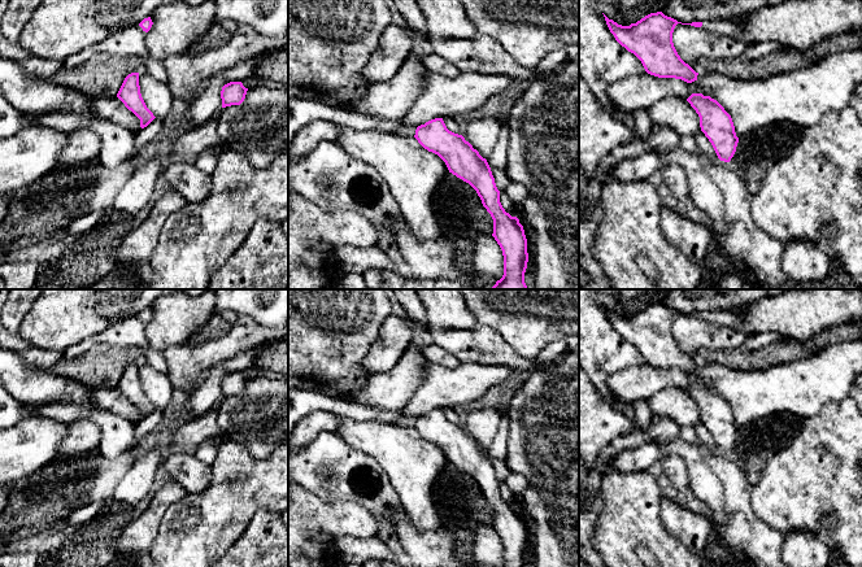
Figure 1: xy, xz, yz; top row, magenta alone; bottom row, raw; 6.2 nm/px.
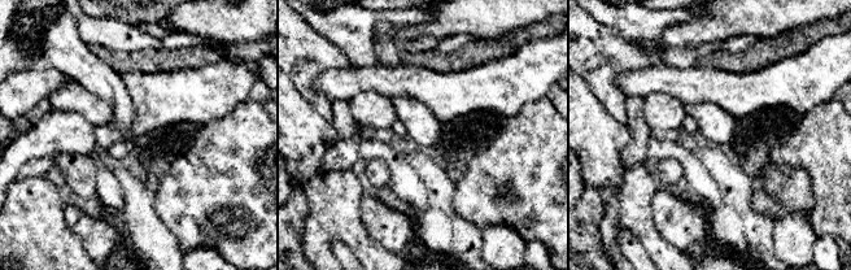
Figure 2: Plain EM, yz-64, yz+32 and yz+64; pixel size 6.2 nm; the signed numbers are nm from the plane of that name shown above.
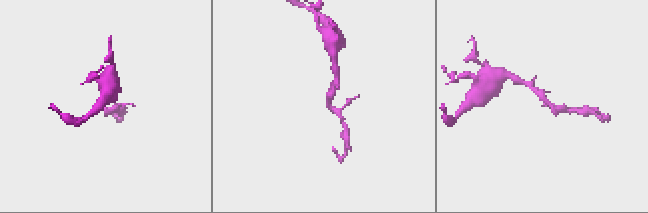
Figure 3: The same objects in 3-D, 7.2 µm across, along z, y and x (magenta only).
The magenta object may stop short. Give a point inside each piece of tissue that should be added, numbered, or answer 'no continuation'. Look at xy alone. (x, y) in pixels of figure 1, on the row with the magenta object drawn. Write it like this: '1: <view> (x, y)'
no continuation

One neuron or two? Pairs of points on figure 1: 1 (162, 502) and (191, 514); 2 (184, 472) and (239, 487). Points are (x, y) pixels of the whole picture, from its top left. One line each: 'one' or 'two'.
1: two
2: two

